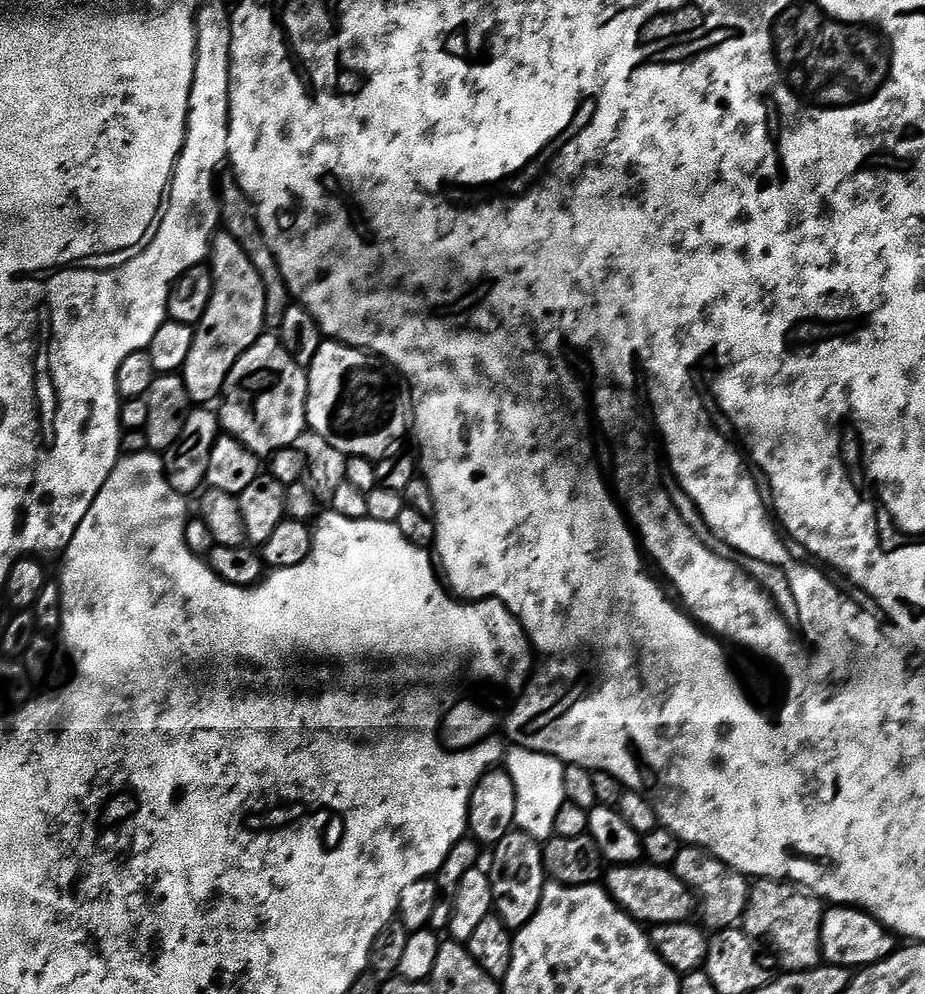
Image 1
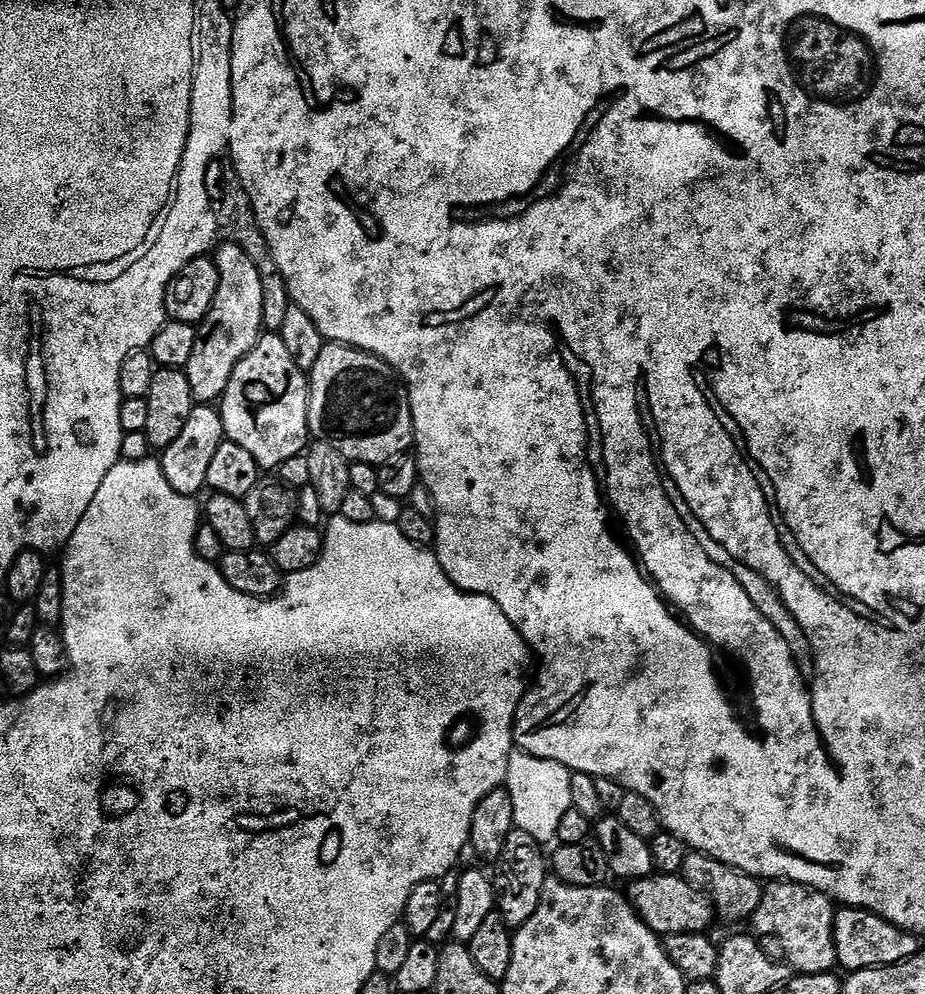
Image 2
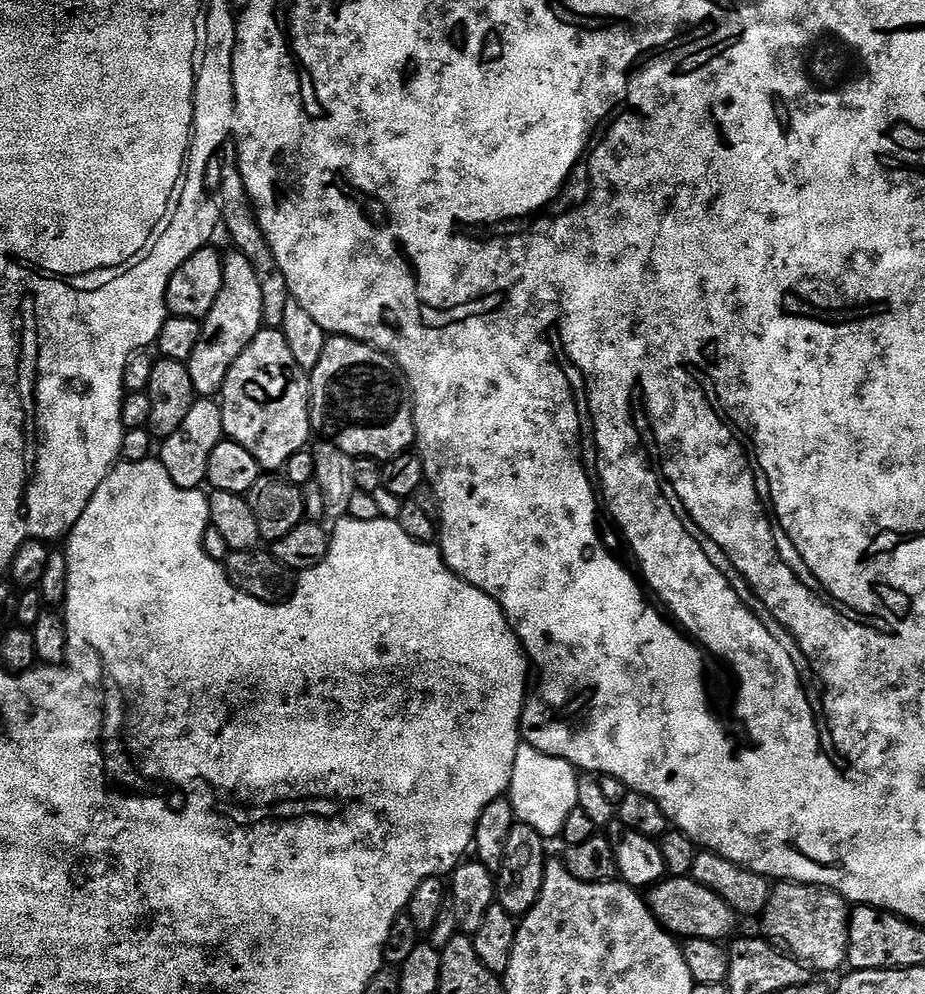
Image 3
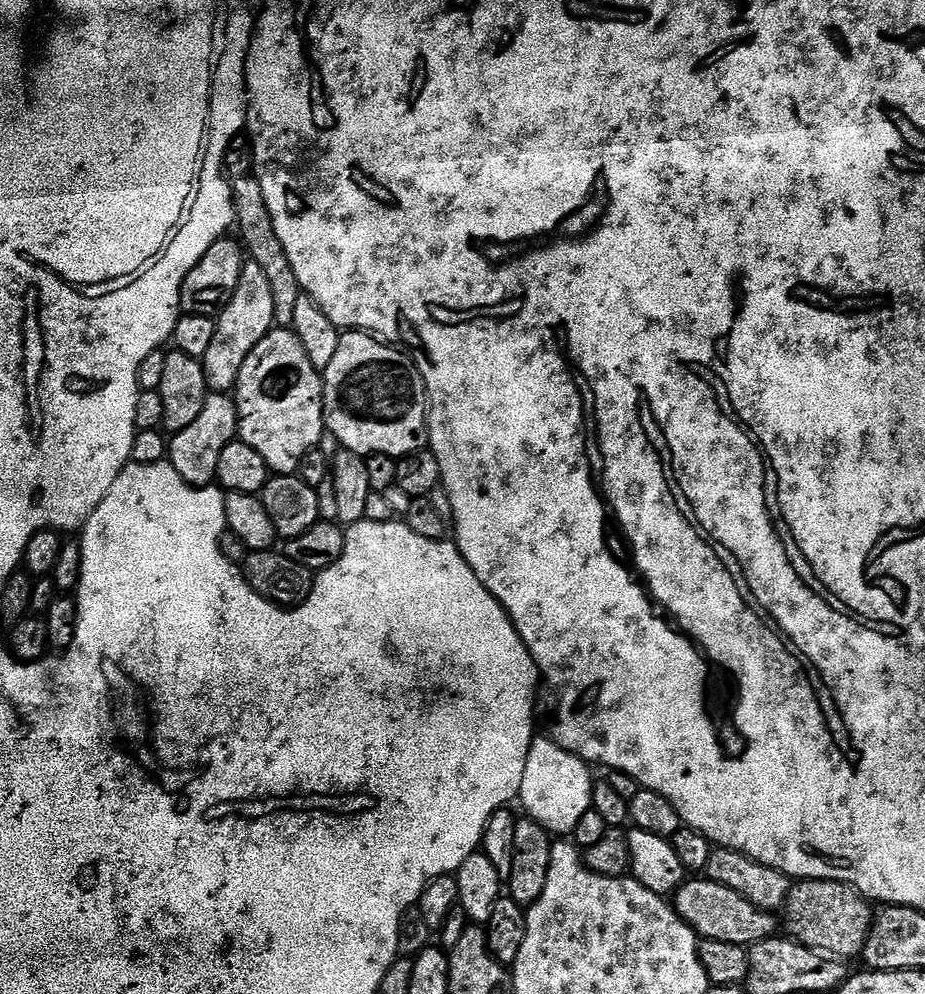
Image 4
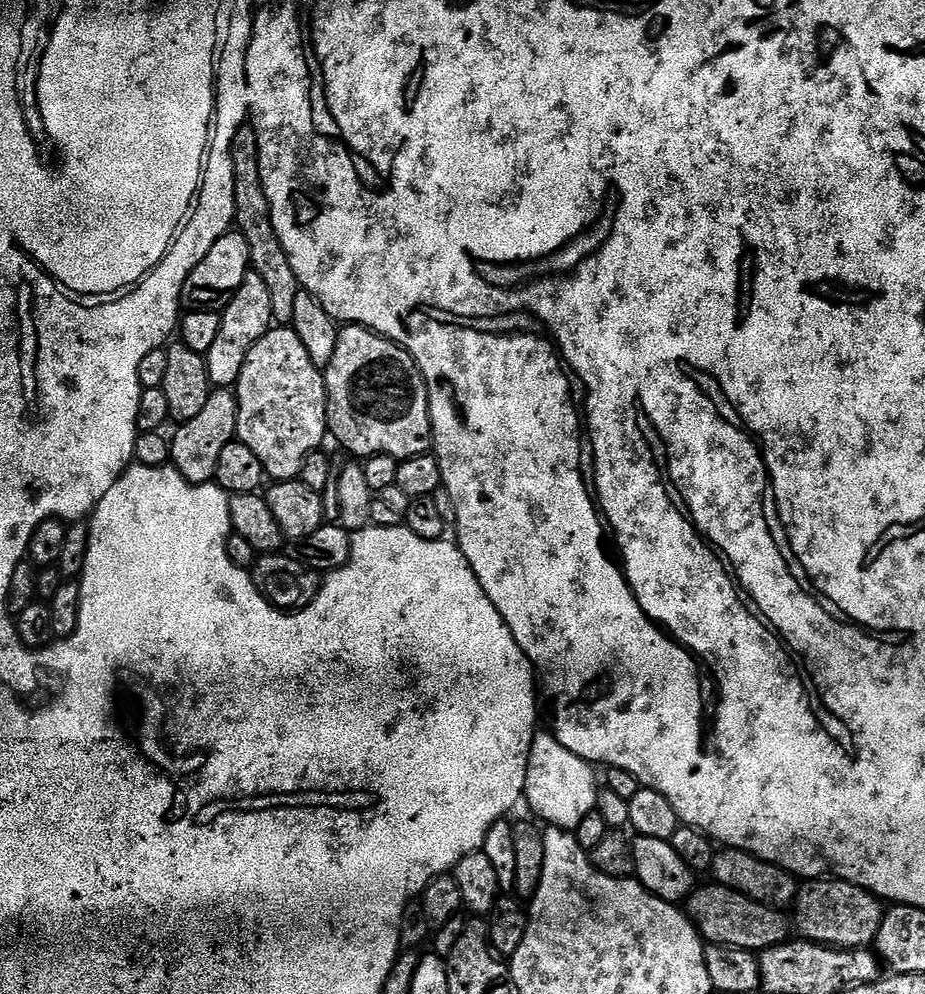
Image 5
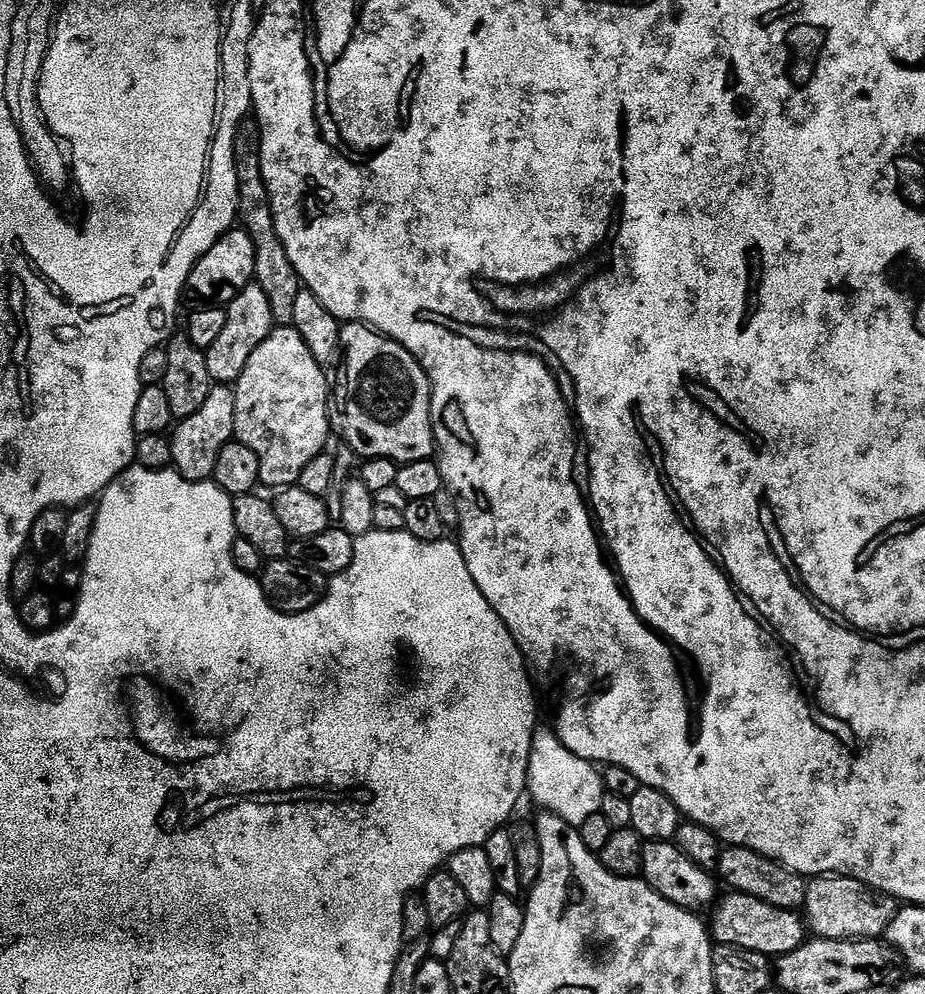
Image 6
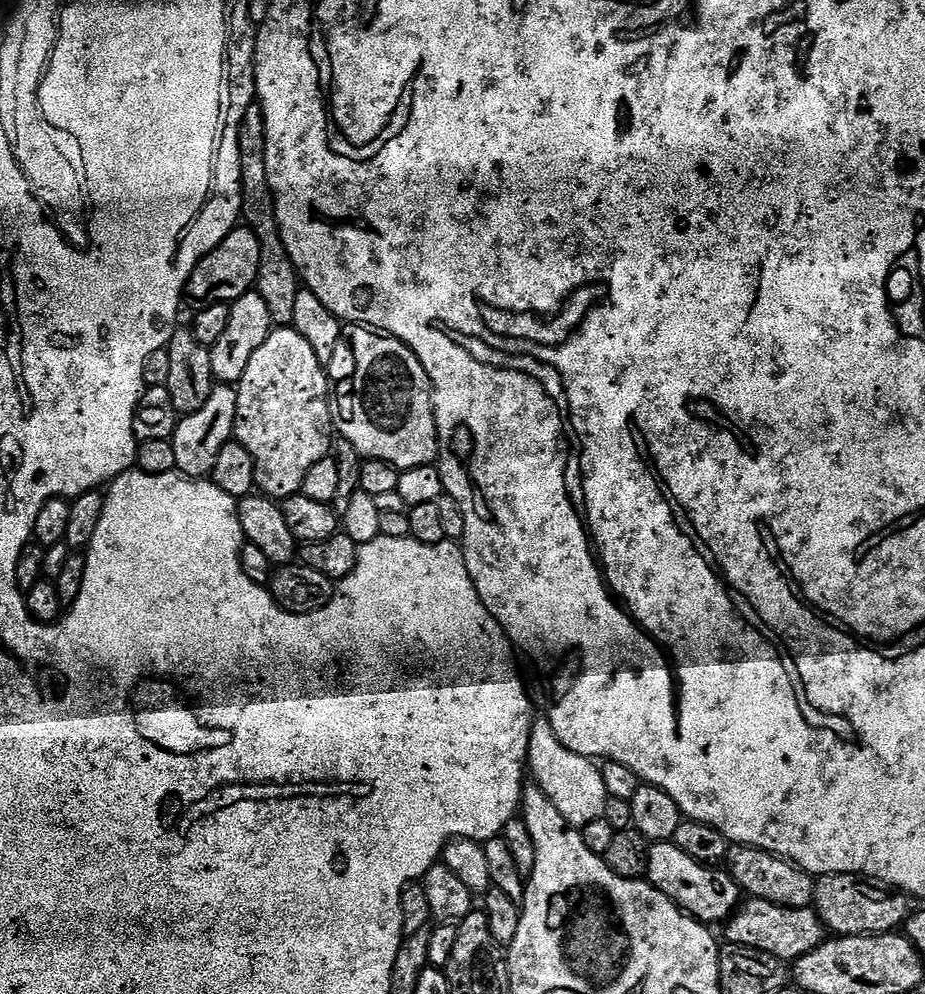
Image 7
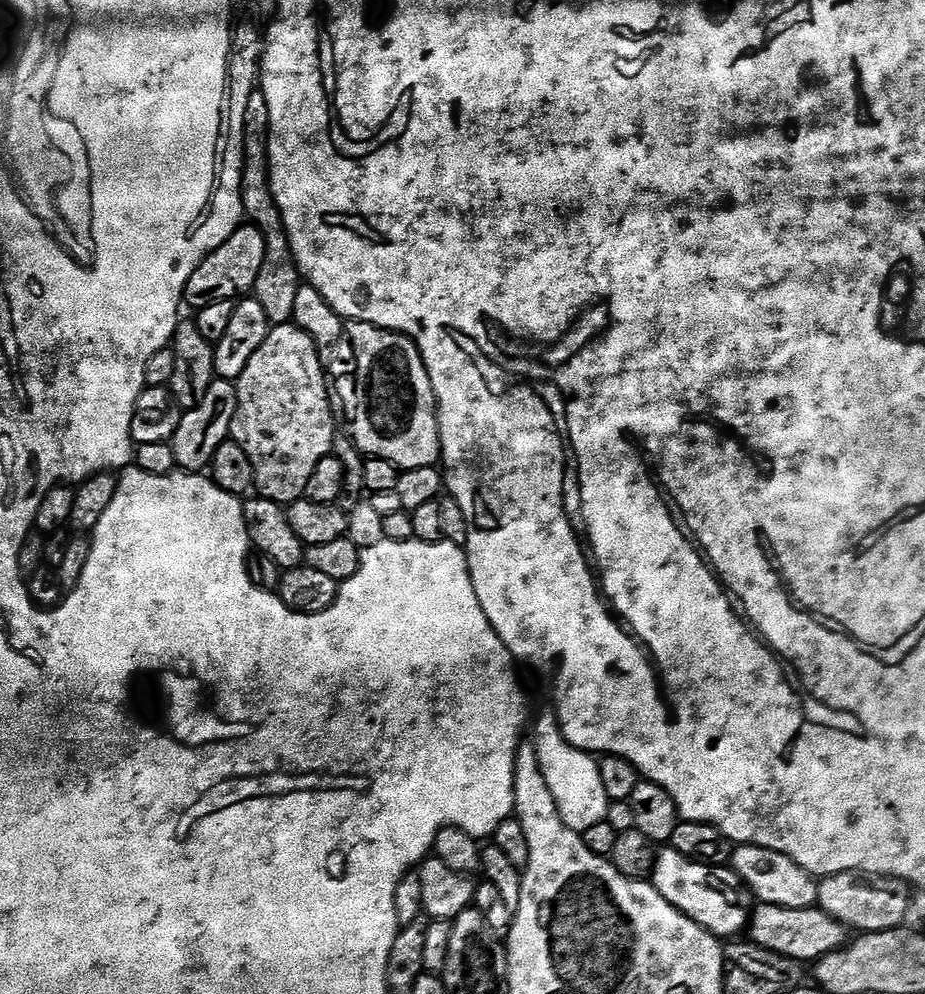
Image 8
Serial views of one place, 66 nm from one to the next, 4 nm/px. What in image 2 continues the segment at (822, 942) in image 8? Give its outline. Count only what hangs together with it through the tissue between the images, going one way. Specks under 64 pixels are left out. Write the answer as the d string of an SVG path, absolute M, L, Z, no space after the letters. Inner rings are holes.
M653 874L633 880L627 885L626 895L652 932L661 938L674 934L707 933L712 919L715 921L718 916L712 897L707 896L701 888L694 887L680 874Z

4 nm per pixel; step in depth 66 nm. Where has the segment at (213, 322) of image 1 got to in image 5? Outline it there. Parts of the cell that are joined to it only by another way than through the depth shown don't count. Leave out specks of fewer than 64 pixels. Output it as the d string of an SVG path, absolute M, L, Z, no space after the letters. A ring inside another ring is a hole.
M249 270L242 286L238 286L234 298L225 306L220 318L218 338L214 338L214 346L210 346L206 354L208 378L217 389L228 390L235 385L250 350L270 331L273 324L270 290L258 273Z

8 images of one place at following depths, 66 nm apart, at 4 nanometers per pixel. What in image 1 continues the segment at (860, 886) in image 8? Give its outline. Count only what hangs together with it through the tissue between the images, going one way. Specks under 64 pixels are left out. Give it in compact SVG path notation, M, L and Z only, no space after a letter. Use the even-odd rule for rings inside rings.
M757 879L750 888L742 930L753 941L765 940L776 951L784 972L810 970L820 967L824 959L822 924L825 911L825 901L791 882Z

